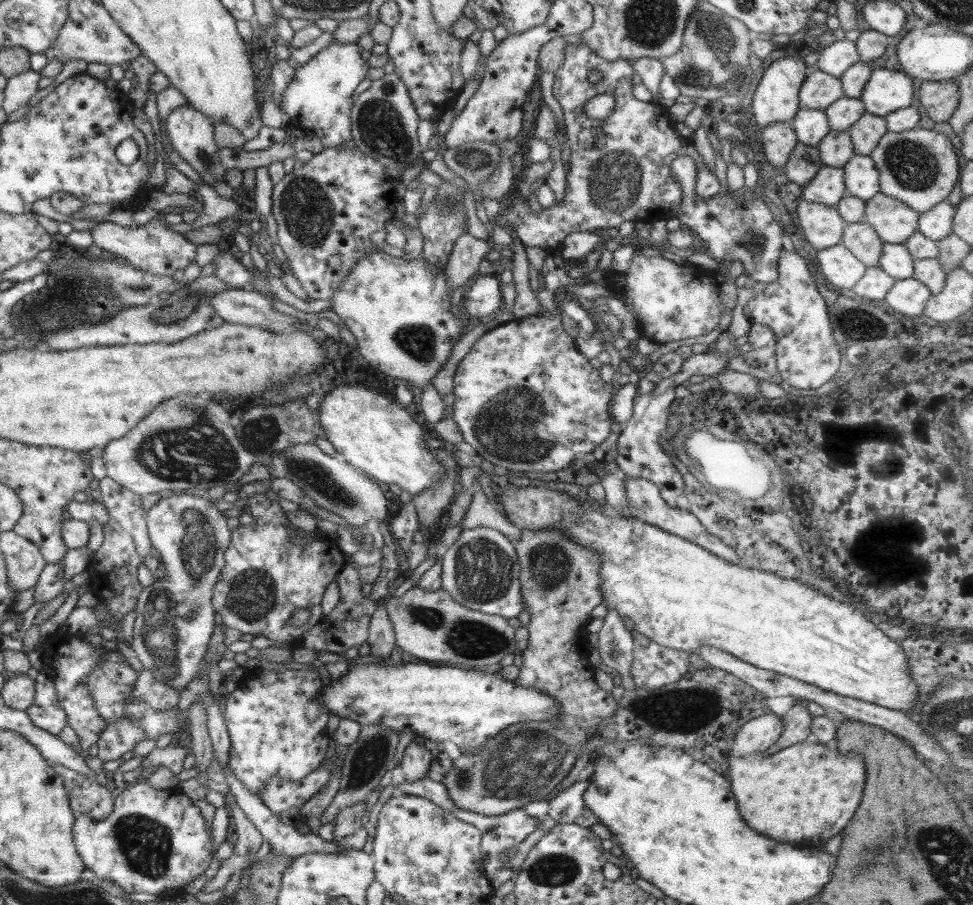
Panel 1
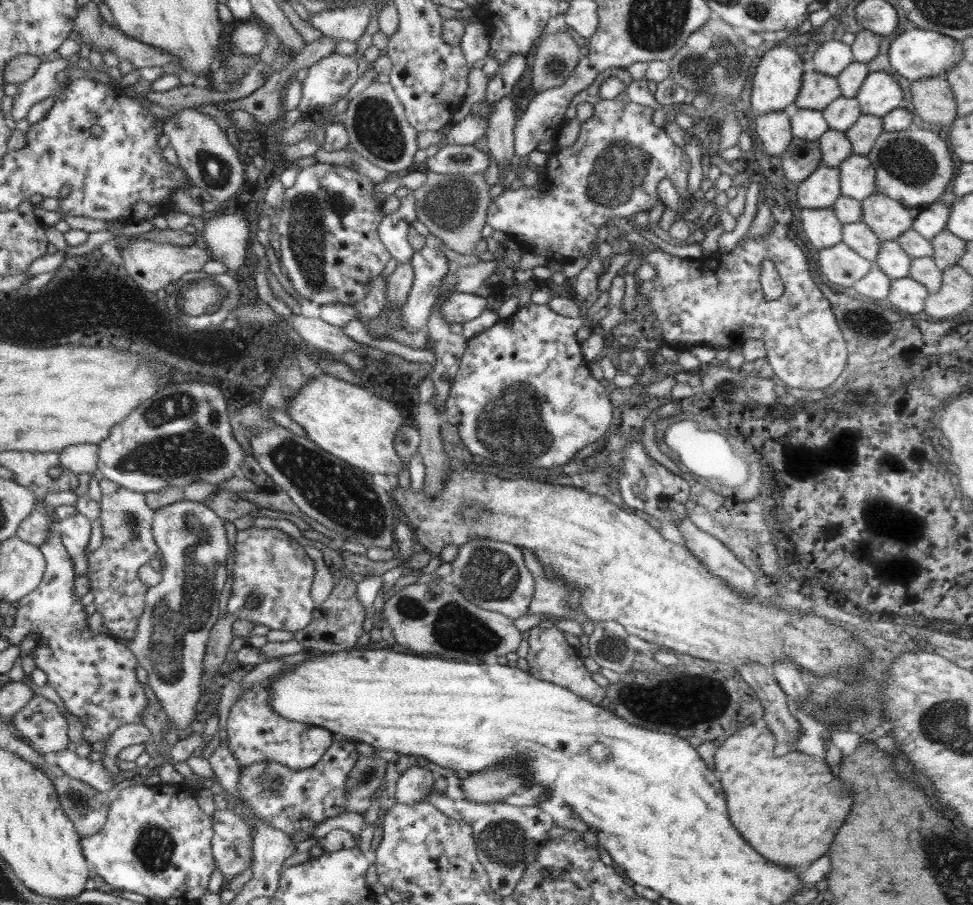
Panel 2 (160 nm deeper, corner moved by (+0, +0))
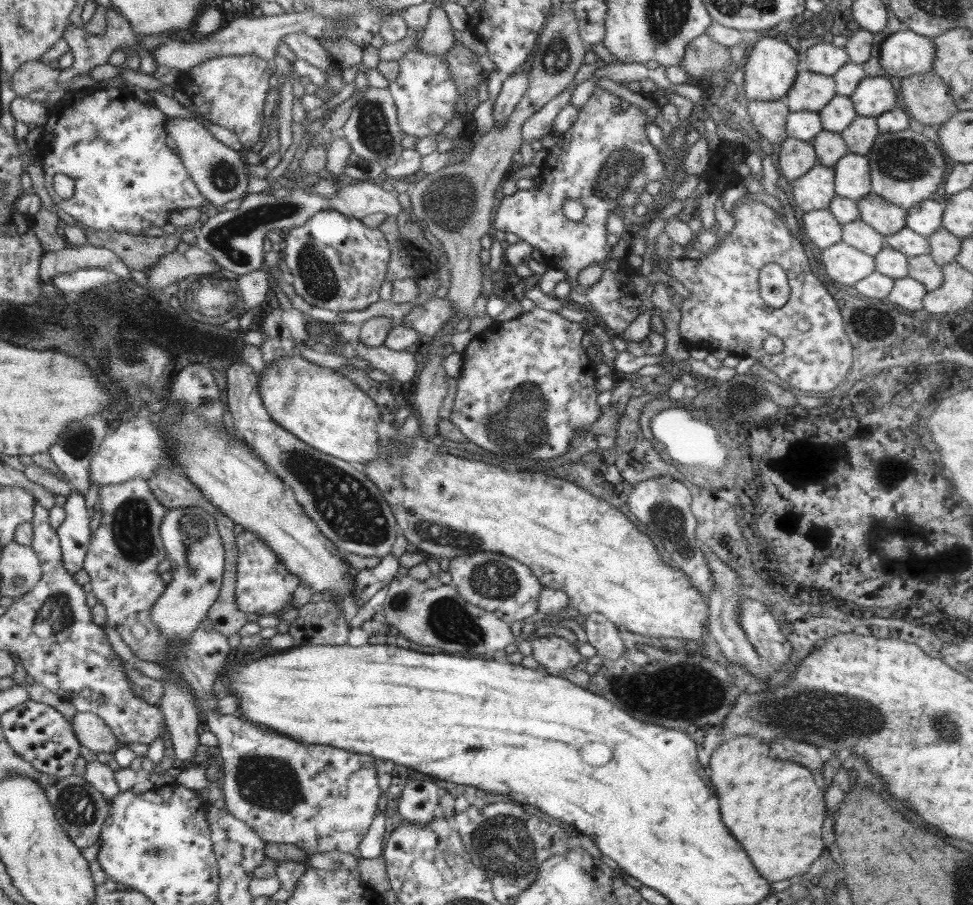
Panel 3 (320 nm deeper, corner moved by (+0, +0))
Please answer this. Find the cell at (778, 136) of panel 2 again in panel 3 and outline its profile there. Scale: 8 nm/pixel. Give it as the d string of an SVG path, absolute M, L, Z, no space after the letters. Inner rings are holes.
M749 100L747 109L751 116L754 130L768 142L781 145L787 136L786 123L790 109L781 100Z

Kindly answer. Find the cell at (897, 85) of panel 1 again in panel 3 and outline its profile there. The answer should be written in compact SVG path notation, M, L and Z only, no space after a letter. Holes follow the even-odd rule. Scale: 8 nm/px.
M866 76L849 97L860 116L877 117L896 107L896 91L887 76Z

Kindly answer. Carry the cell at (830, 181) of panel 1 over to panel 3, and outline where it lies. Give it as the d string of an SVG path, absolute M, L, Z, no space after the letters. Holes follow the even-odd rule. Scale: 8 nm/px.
M817 164L792 184L795 204L804 212L829 209L837 196L832 167Z

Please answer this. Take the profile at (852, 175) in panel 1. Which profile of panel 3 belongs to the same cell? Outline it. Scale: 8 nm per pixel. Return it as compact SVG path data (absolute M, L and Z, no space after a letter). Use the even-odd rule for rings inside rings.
M846 153L835 165L835 192L843 198L860 201L871 192L868 156Z

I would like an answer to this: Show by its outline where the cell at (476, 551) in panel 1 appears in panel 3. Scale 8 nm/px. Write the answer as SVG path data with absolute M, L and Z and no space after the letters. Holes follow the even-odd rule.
M480 550L451 558L448 572L452 576L451 584L456 587L466 602L493 612L504 622L524 620L537 612L543 584L540 584L528 566L514 558L508 558L498 552Z

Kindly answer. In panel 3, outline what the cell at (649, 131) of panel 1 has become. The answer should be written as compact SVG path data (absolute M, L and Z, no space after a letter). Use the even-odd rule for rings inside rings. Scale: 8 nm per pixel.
M597 88L588 101L577 112L576 122L562 134L564 146L552 146L547 149L547 155L541 168L540 189L534 189L530 194L516 192L512 196L504 196L498 204L498 210L493 216L493 231L500 230L504 233L515 234L520 240L530 244L532 248L543 254L544 267L557 268L566 272L566 280L571 286L571 291L566 297L580 307L588 311L594 310L602 324L619 336L642 314L641 309L625 308L620 304L620 298L632 298L630 279L634 273L626 268L625 260L617 261L610 258L612 246L608 244L606 237L606 219L610 211L620 206L634 207L638 204L639 196L644 192L646 184L664 180L666 177L666 160L658 153L658 149L650 143L646 135L646 126L650 123L646 111L633 102L620 97L608 96L603 88ZM614 106L619 106L621 111L614 112ZM566 200L580 202L584 206L585 215L582 220L574 222L568 220L562 212L562 206ZM602 264L604 273L592 286L582 287L578 283L578 272L592 266Z

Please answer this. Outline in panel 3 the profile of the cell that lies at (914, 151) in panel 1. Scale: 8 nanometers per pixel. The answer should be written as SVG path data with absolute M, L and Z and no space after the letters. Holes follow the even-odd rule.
M911 128L880 133L869 150L868 159L871 192L906 210L932 198L945 178L946 162L938 147L923 133Z

